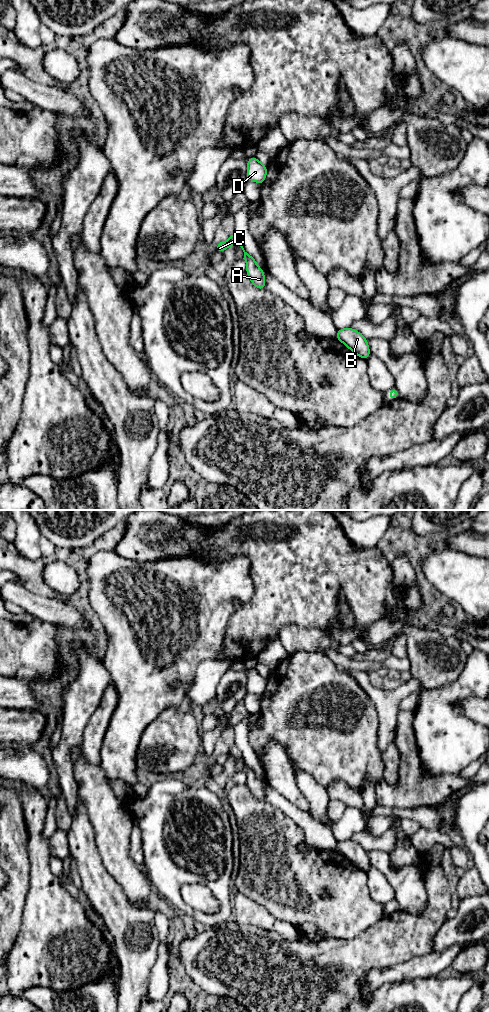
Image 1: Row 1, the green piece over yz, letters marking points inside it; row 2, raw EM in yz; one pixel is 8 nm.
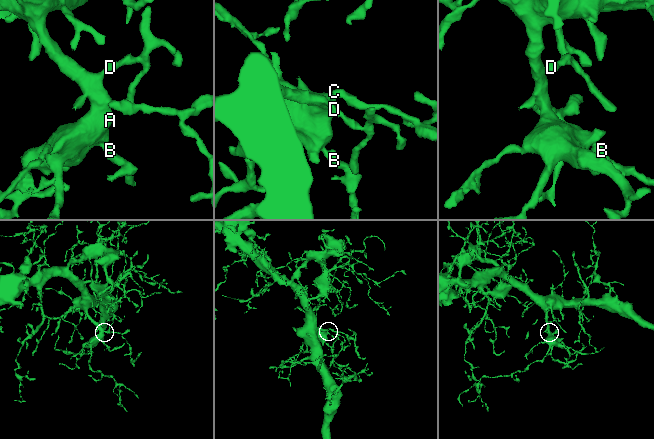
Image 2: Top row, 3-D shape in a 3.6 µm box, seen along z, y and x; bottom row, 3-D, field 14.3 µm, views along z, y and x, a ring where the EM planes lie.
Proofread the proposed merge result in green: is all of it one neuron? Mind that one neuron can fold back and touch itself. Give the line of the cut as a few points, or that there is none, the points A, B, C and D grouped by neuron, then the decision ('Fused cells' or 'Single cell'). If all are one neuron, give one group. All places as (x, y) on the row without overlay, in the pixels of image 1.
Split along yz (228, 752), (230, 756). Groups: A B D / C. Fused cells

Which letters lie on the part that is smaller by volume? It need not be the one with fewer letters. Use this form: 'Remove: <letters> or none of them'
Remove: C

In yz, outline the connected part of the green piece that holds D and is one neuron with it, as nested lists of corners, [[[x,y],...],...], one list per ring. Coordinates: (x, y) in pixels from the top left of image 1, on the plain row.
[[[252,669],[247,673],[247,692],[263,696],[267,686],[267,678],[264,678],[257,670]]]

